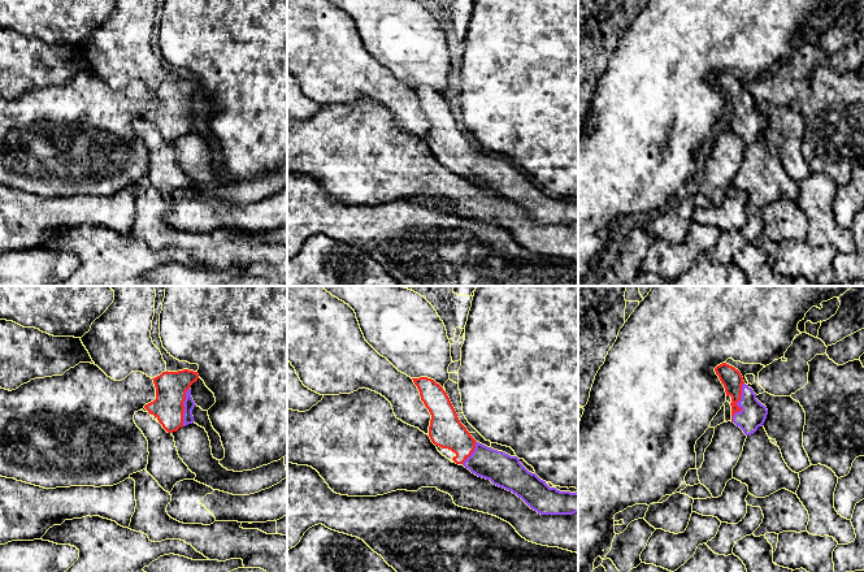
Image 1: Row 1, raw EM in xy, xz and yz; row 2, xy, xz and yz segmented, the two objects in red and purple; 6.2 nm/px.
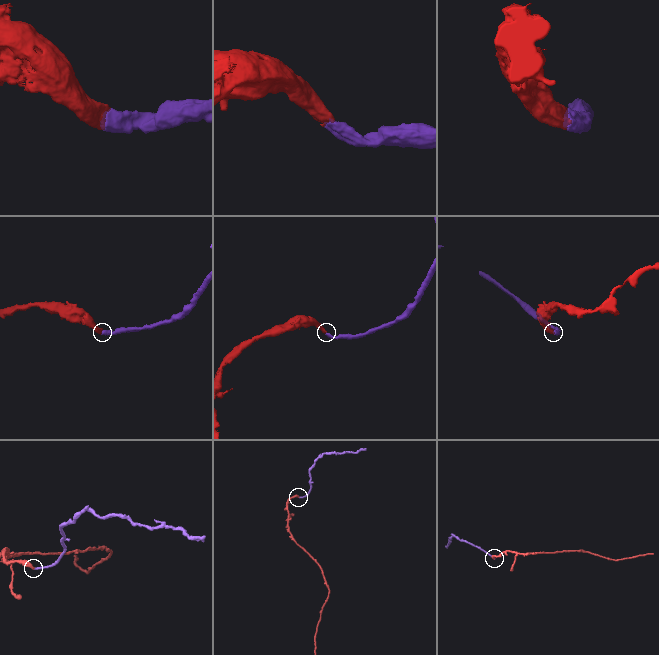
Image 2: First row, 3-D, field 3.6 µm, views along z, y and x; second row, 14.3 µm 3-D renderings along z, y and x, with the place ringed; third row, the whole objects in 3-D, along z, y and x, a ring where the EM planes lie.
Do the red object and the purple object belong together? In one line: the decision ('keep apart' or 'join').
join

